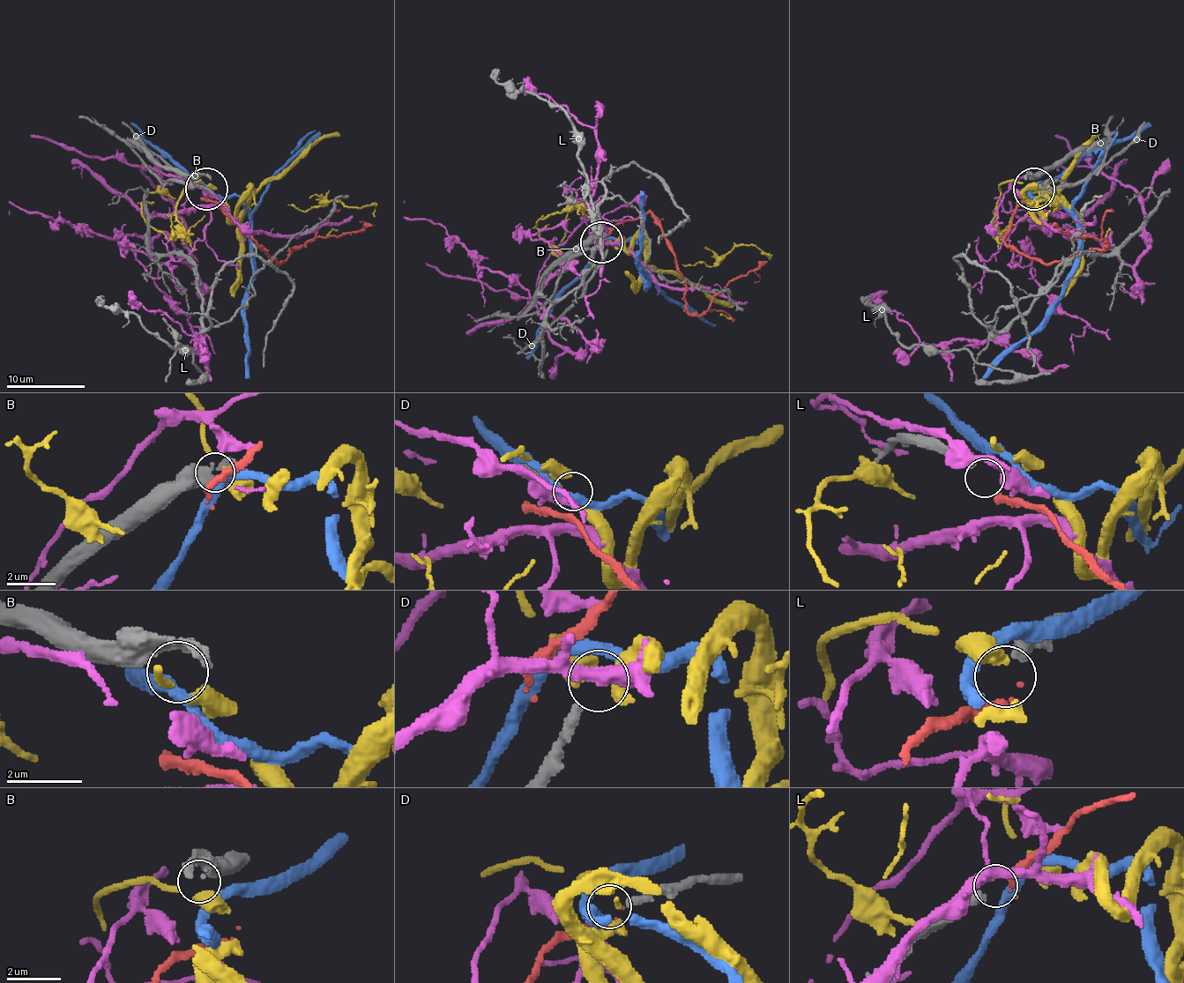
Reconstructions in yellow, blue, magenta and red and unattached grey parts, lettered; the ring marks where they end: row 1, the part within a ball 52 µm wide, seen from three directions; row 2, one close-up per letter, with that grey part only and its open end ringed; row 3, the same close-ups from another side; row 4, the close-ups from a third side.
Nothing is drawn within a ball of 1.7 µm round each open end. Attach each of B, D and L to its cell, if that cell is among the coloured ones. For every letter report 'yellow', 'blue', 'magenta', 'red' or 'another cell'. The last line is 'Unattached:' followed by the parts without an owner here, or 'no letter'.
B: yellow
D: another cell
L: red
Unattached: D

